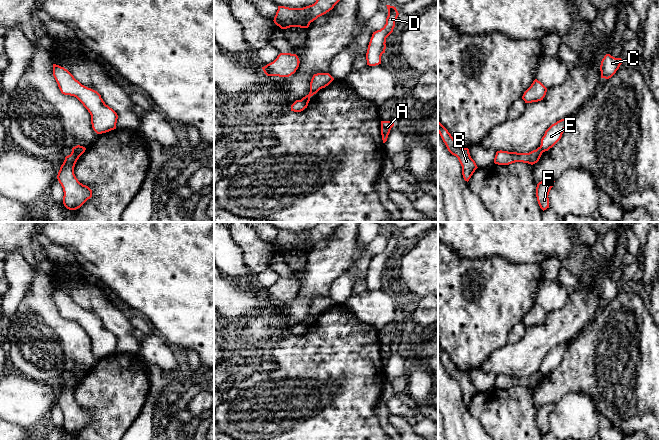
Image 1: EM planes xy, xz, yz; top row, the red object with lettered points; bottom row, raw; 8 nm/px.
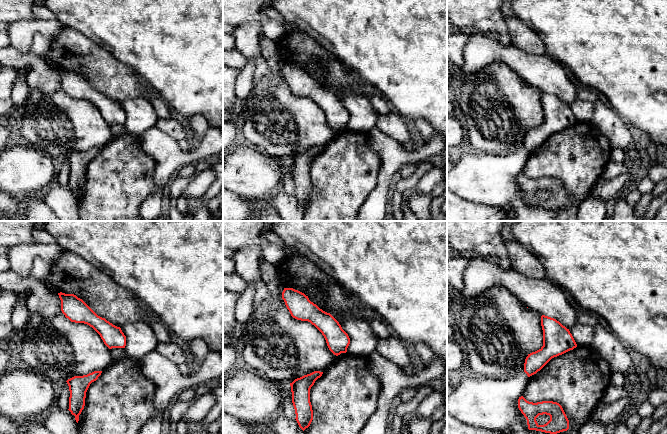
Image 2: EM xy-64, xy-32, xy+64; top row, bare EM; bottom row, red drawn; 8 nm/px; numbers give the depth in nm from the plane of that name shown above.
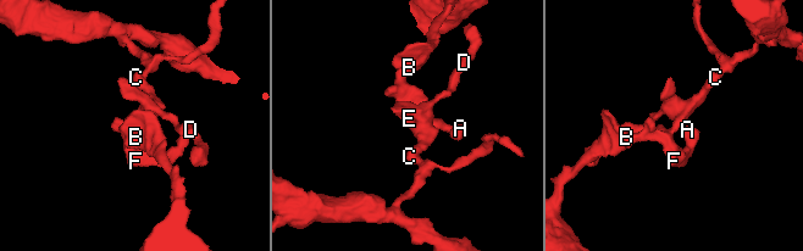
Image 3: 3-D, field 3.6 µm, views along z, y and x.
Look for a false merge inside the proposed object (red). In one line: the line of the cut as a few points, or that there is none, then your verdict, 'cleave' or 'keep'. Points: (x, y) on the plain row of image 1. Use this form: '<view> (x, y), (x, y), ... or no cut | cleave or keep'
xz (301, 323), (308, 326) | cleave

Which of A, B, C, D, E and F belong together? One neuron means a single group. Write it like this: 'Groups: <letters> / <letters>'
Groups: A B F / C D E

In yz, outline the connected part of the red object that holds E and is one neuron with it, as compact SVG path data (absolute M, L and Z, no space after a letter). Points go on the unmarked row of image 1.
M561 343L552 348L546 355L541 363L540 372L543 376L552 372L562 361L562 358L567 350L568 344Z

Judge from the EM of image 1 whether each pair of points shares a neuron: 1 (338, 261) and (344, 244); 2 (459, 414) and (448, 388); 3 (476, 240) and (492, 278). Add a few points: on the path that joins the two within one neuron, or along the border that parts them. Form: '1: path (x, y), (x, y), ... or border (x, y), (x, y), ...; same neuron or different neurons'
1: path (338, 257), (342, 248); same neuron
2: path (453, 408), (448, 400), (448, 394); same neuron
3: border (461, 256), (469, 258), (501, 256), (507, 261); different neurons

